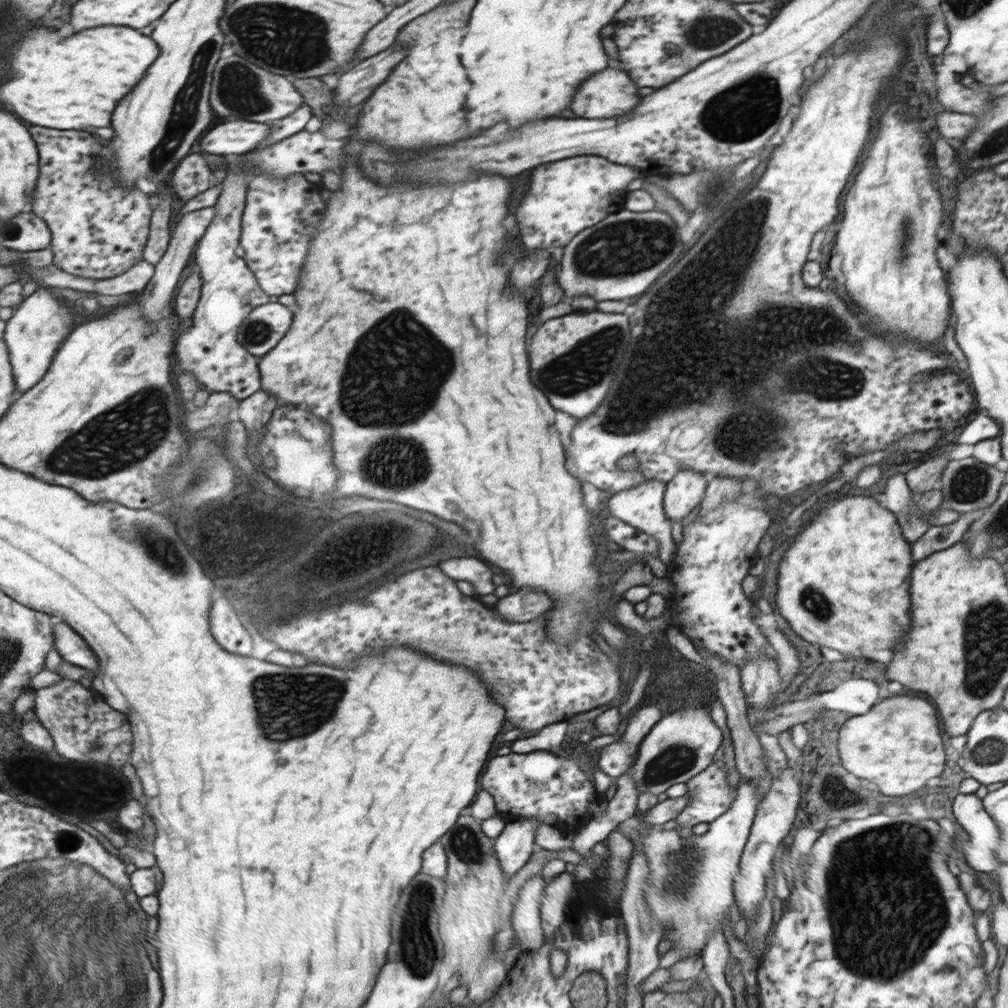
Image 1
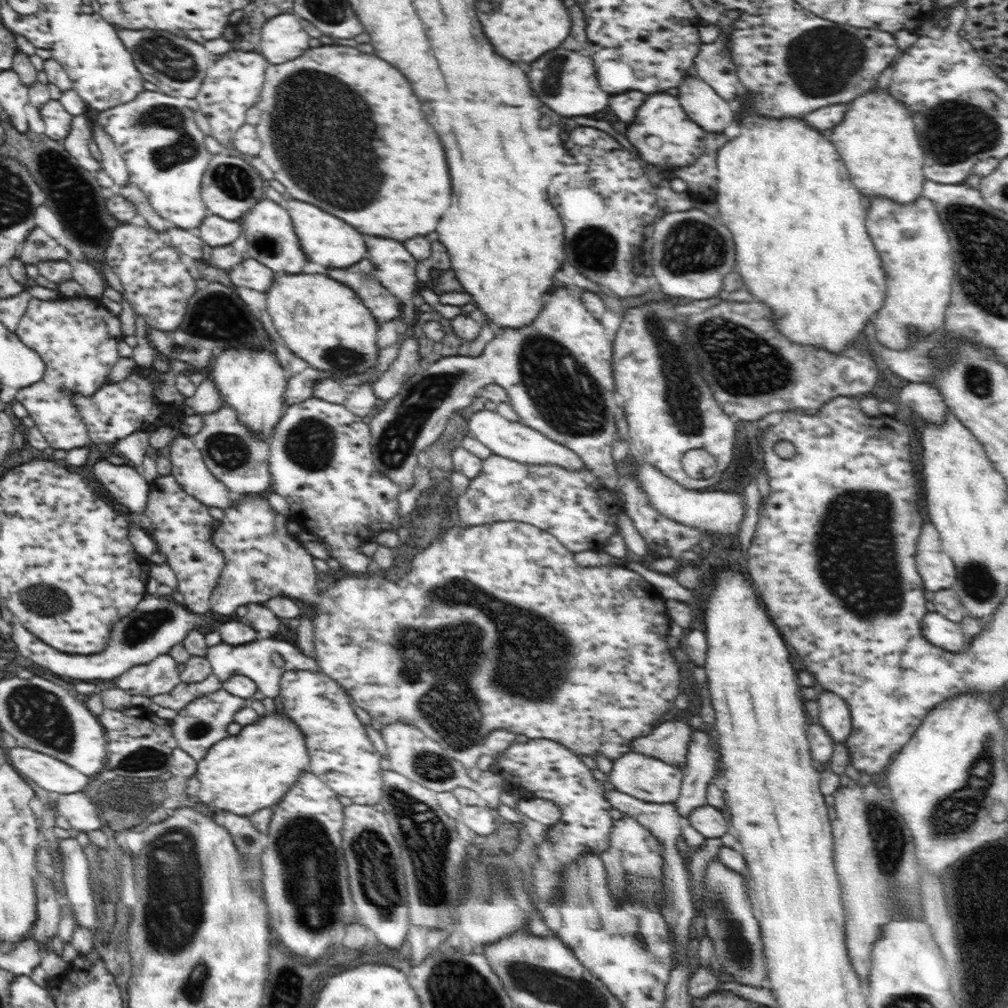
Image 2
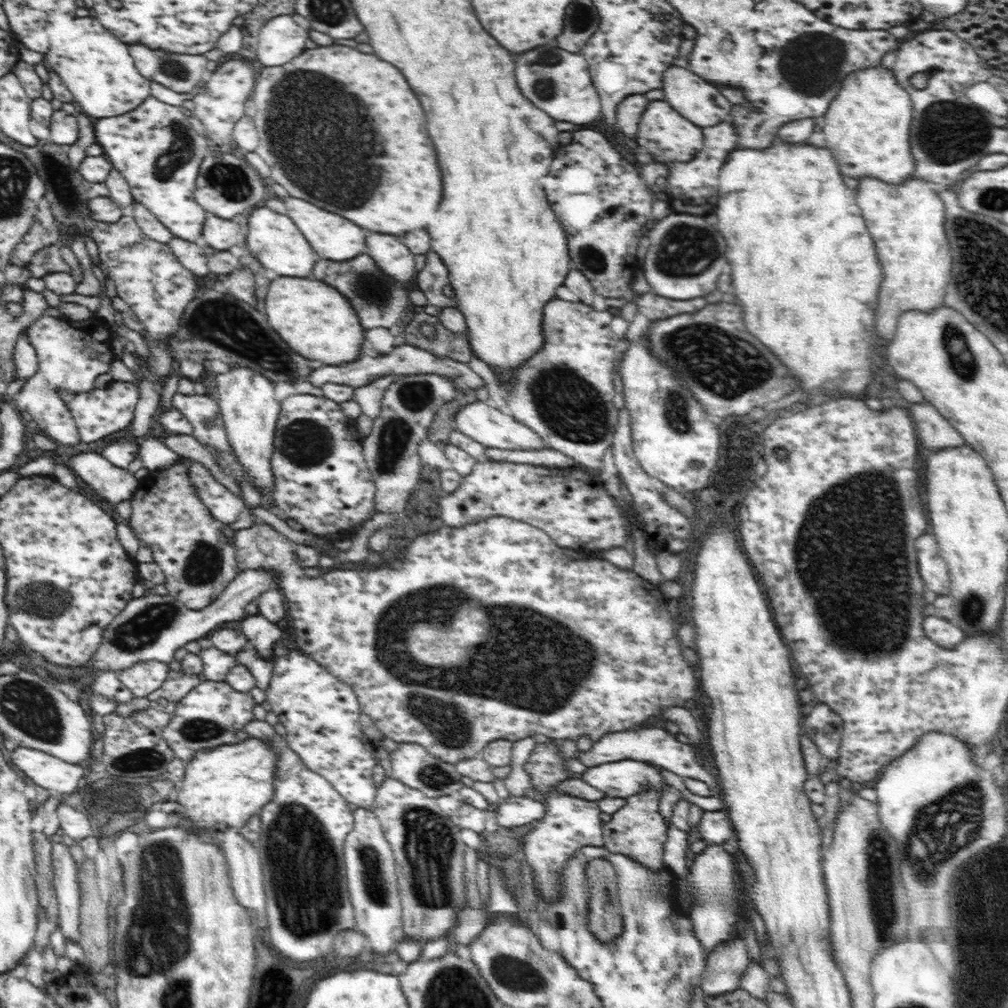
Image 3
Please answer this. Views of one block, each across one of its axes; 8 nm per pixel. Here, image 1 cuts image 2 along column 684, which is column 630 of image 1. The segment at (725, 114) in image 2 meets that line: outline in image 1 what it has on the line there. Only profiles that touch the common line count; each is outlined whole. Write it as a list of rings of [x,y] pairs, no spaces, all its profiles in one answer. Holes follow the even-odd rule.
[[[605,68],[588,78],[574,96],[572,110],[580,118],[614,118],[628,114],[640,102],[638,86],[628,73]]]

